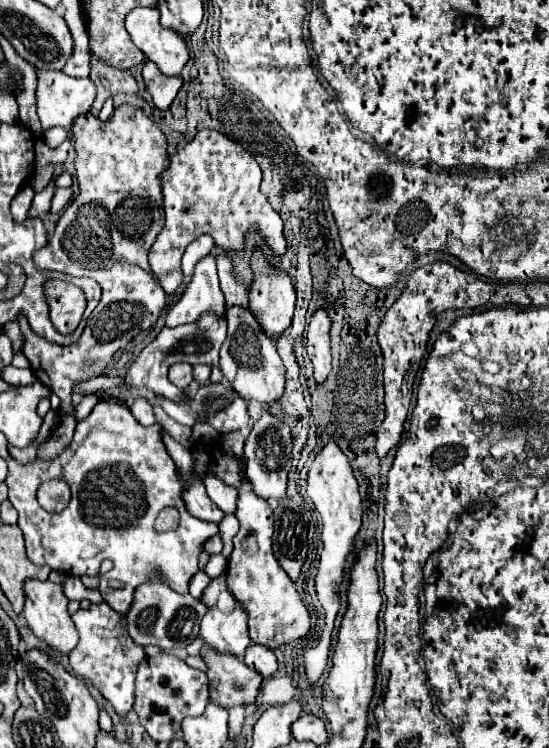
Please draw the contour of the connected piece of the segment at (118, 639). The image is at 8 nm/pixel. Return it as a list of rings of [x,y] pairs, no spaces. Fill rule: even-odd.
[[[106,602],[90,604],[86,610],[78,610],[74,624],[80,634],[78,646],[70,652],[70,666],[74,674],[90,680],[92,686],[114,706],[118,716],[126,716],[134,706],[134,678],[140,660],[146,656],[144,648],[136,646],[128,634],[128,620],[116,614]]]

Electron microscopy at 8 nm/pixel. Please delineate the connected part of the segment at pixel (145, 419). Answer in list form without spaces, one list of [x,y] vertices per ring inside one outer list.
[[[136,398],[130,410],[132,410],[134,418],[136,418],[140,424],[144,424],[144,426],[150,426],[150,424],[156,422],[156,420],[154,420],[154,414],[152,414],[152,404],[150,404],[146,398]]]

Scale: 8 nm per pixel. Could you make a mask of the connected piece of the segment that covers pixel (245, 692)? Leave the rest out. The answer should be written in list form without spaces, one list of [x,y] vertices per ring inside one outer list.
[[[206,646],[202,648],[202,658],[208,666],[210,680],[210,700],[222,708],[232,706],[248,706],[256,702],[260,688],[260,674],[244,666],[238,658],[220,658],[220,654],[212,654]]]

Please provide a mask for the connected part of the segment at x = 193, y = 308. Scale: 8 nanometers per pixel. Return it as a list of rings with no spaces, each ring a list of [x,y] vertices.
[[[206,256],[196,264],[192,282],[166,316],[166,326],[194,324],[208,312],[226,318],[226,302],[216,274],[216,260],[212,256]]]

